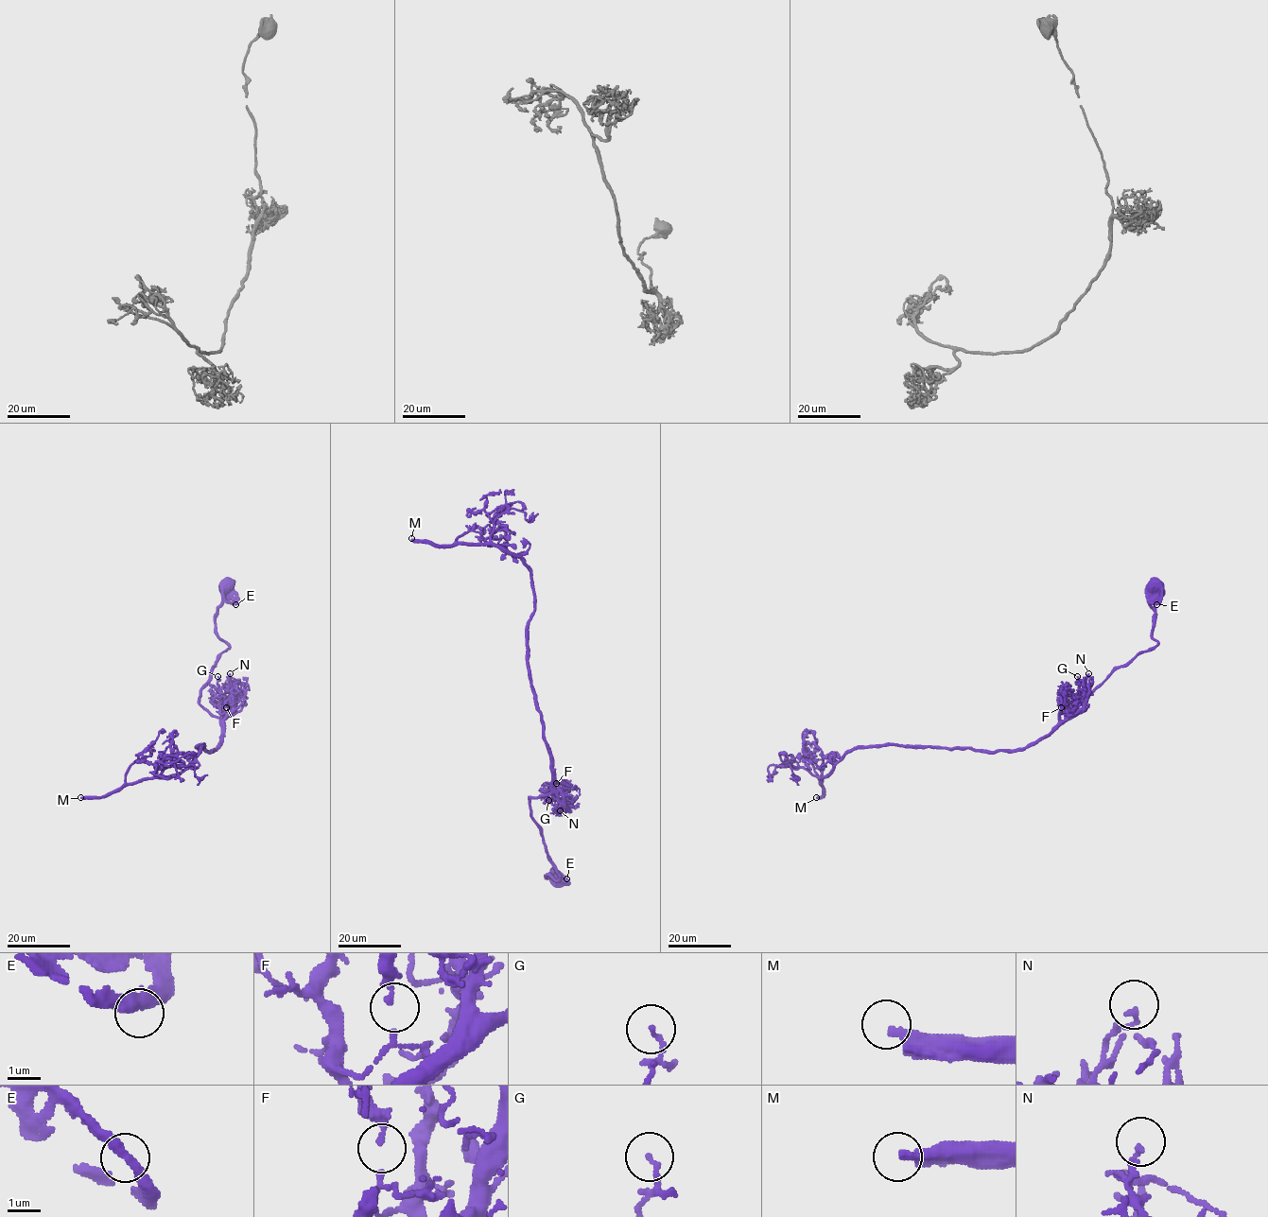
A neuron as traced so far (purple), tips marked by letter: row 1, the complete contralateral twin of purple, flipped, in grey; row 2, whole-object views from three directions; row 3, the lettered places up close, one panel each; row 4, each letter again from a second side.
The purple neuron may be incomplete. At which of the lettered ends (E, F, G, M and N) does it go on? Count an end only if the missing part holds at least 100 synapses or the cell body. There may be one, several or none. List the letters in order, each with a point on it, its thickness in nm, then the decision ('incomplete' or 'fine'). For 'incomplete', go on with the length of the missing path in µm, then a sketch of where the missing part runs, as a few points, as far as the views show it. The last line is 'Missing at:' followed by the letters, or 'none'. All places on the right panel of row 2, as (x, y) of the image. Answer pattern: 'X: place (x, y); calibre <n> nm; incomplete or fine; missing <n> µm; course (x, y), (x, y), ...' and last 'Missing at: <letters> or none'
E: place (1156, 604); calibre 360 nm; fine
F: place (1061, 707); calibre 120 nm; fine
G: place (1077, 676); calibre 140 nm; fine
M: place (816, 797); calibre 360 nm; incomplete; missing 50 µm; course (816, 797), (817, 821), (800, 842), (793, 863), (794, 874), (800, 877), (802, 869), (811, 864)
N: place (1088, 673); calibre 150 nm; fine
Missing at: M

